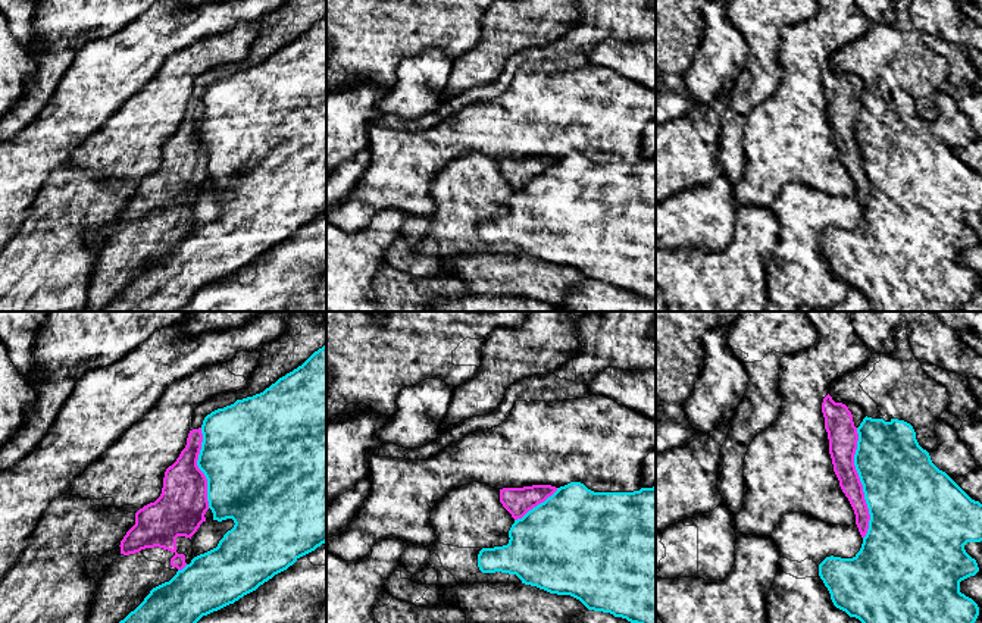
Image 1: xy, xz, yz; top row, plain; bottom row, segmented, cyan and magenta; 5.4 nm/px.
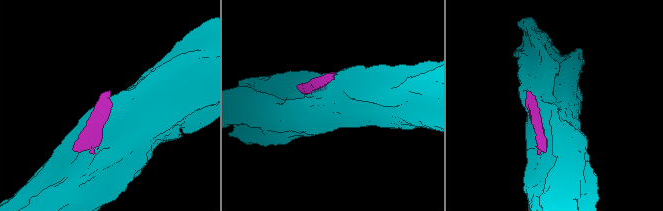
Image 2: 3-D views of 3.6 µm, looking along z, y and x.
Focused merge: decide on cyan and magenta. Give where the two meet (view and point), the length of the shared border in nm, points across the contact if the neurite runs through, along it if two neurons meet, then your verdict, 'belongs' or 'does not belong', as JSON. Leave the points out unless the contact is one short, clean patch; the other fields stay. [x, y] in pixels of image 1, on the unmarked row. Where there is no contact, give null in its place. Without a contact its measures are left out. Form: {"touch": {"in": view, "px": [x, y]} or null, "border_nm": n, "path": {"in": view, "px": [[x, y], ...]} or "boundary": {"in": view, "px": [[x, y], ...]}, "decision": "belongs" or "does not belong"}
{"touch": {"in": "yz", "px": [862, 155]}, "border_nm": 600, "decision": "does not belong"}

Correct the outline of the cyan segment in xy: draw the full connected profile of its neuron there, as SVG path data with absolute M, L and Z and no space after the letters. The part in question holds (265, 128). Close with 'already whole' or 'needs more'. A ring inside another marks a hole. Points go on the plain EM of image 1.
M326 15L315 22L301 37L279 48L263 63L243 71L223 79L218 79L207 85L201 96L203 113L198 125L197 137L207 150L207 172L213 184L213 191L234 191L234 198L228 201L219 212L218 217L194 228L190 235L176 245L150 262L144 272L121 291L100 312L176 312L190 303L190 300L203 288L234 275L244 266L256 262L260 256L272 250L275 245L287 241L300 228L315 222L326 213Z | already whole

